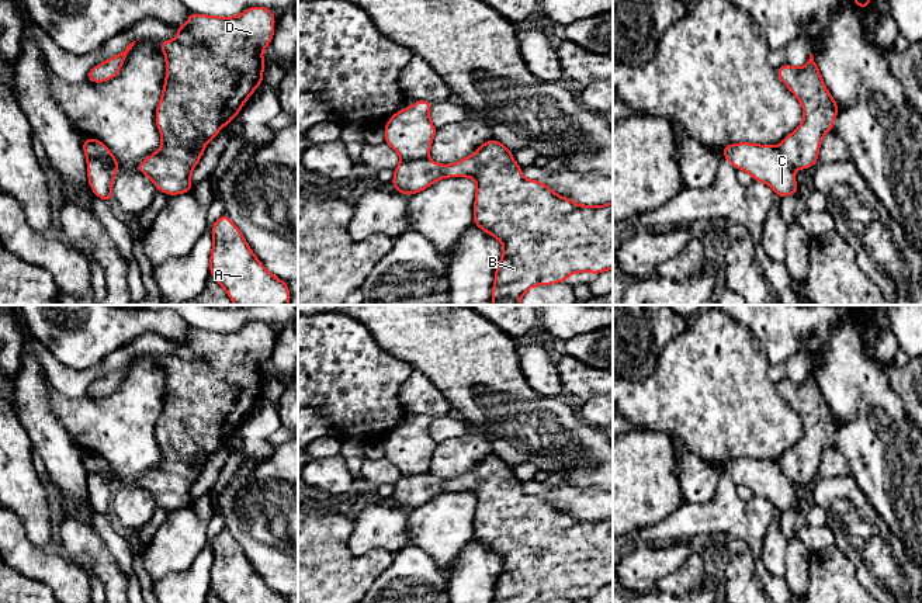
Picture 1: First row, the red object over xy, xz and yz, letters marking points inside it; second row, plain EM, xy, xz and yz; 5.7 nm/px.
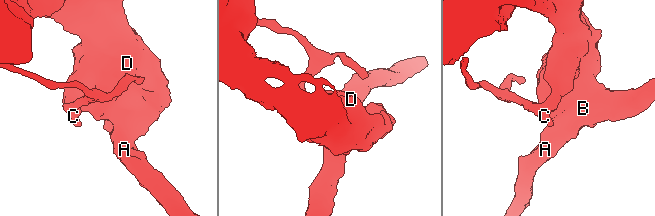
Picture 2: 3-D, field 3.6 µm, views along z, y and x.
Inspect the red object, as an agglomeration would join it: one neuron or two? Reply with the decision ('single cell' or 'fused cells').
fused cells

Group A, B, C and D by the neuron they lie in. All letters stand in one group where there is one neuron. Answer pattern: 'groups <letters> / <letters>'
groups A B D / C

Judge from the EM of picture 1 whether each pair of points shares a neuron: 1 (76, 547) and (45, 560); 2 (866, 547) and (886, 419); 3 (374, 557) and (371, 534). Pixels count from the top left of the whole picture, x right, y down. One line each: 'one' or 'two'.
1: two
2: two
3: two

